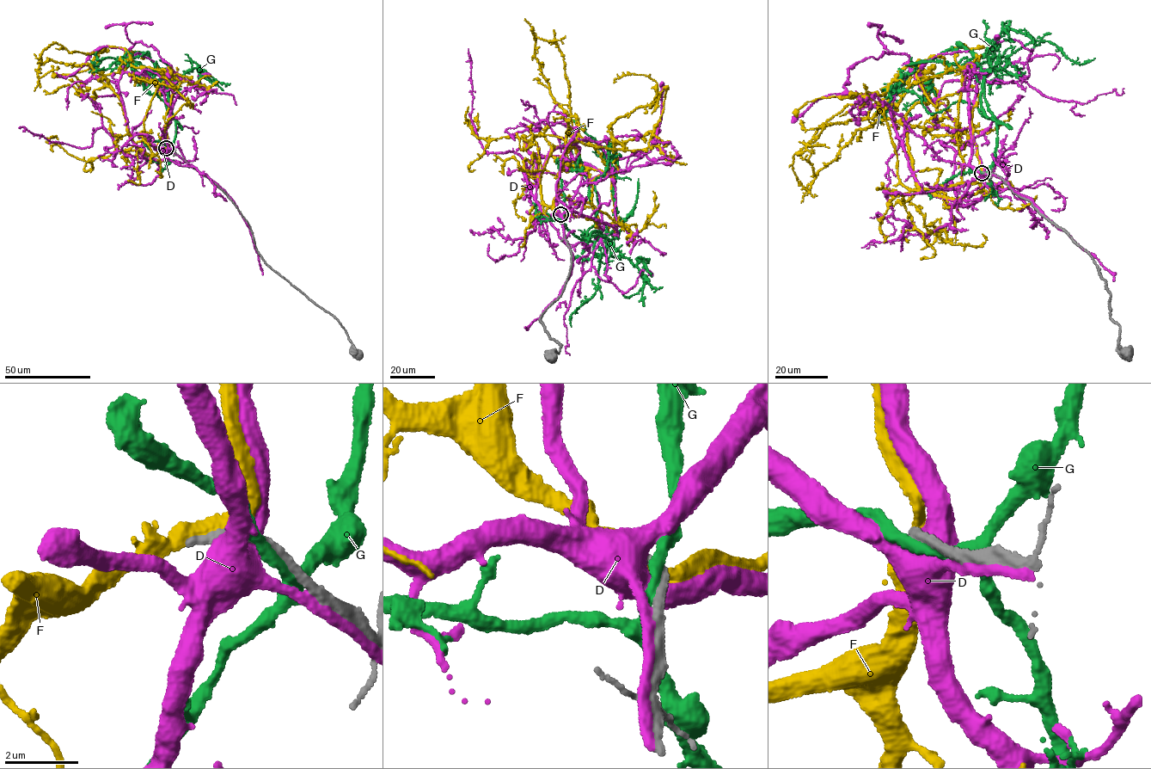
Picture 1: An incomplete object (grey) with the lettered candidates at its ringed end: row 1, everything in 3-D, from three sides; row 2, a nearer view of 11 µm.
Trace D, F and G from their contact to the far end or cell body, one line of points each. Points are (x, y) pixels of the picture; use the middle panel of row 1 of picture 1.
D: (562, 215), (590, 218), (602, 230), (589, 181), (627, 170), (650, 151), (662, 81)
F: (560, 214), (542, 200), (539, 172), (555, 146), (577, 141), (569, 164), (581, 163), (564, 59), (546, 40)
G: (563, 217), (577, 236), (609, 240), (602, 255), (595, 252), (599, 222), (588, 181), (570, 143), (562, 144)

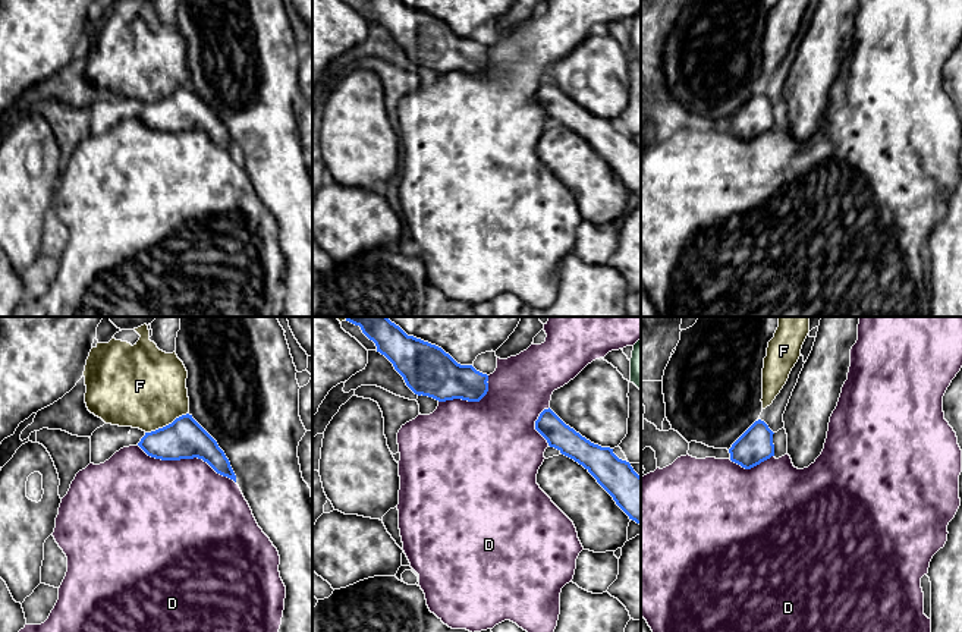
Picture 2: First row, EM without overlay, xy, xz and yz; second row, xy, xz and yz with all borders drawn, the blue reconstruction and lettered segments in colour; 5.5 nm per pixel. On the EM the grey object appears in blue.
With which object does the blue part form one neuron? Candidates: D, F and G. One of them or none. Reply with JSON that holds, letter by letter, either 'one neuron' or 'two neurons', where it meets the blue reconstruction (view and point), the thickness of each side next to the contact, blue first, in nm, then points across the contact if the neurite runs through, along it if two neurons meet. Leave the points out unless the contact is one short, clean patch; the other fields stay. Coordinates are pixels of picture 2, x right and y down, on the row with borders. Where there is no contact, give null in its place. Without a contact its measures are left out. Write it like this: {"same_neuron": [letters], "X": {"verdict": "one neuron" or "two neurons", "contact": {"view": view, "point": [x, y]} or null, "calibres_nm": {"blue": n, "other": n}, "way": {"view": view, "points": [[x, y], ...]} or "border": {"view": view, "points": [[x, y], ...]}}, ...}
{"same_neuron": ["F"], "D": {"verdict": "two neurons", "contact": {"view": "xy", "point": [186, 458]}, "calibres_nm": {"blue": 220, "other": 480}}, "F": {"verdict": "one neuron", "contact": {"view": "xy", "point": [166, 425]}, "calibres_nm": {"blue": 220, "other": 460}}, "G": {"verdict": "two neurons", "contact": null}}

